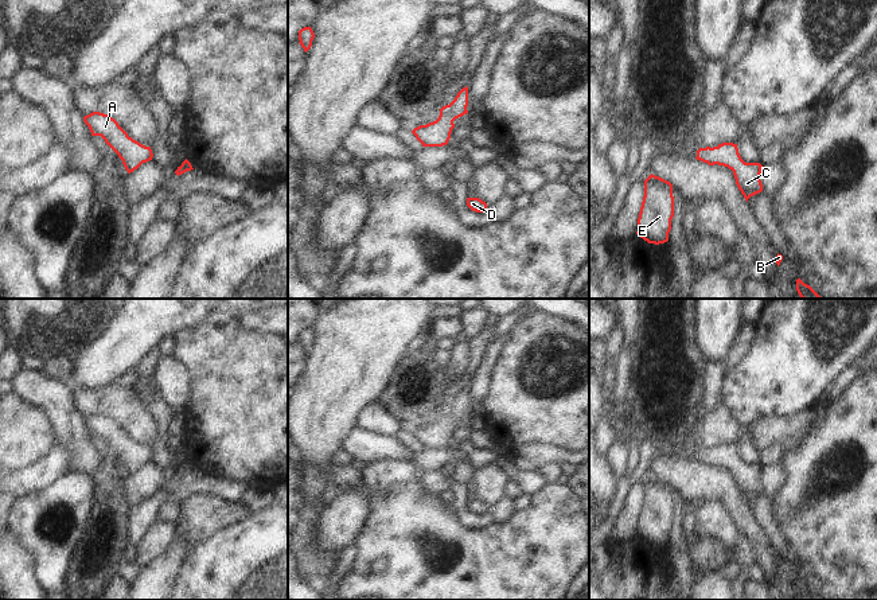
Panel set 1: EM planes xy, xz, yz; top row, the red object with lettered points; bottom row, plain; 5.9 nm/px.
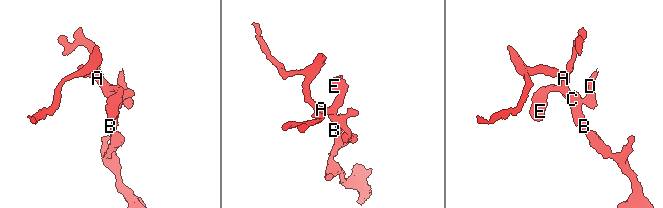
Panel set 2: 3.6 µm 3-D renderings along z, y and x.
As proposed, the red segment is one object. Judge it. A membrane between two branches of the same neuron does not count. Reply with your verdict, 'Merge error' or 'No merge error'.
No merge error

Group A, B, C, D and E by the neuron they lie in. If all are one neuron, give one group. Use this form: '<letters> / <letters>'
A B C D E

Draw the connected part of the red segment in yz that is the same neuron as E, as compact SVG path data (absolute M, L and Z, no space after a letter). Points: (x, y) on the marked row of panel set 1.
M651 174L644 180L644 196L636 234L648 243L664 243L669 241L673 217L673 184Z

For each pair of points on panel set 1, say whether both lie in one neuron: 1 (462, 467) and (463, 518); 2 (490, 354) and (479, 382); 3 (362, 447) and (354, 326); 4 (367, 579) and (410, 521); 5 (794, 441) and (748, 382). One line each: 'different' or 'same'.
1: same
2: same
3: different
4: same
5: different

